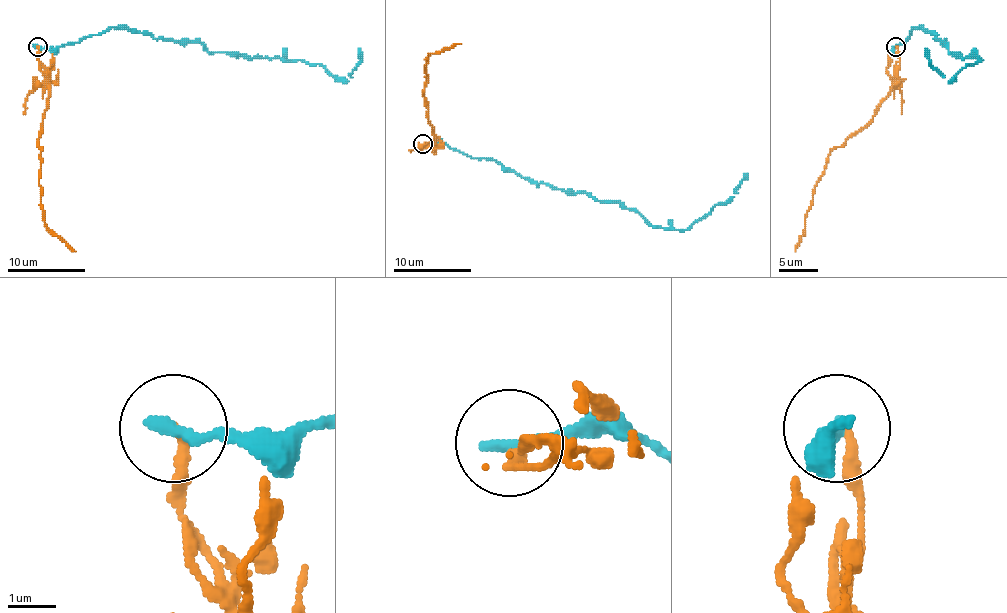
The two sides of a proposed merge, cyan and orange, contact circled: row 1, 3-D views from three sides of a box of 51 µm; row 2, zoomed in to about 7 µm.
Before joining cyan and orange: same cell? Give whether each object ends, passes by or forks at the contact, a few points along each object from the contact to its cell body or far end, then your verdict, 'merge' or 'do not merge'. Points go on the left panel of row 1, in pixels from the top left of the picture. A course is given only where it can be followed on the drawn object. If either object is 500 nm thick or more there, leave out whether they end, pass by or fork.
cyan ends there; orange ends there; cyan runs (37, 46), (58, 48), (128, 27), (213, 52), (319, 63), (348, 81), (360, 48); orange runs (37, 46), (48, 79), (39, 183), (41, 209), (44, 224), (75, 251); do not merge

